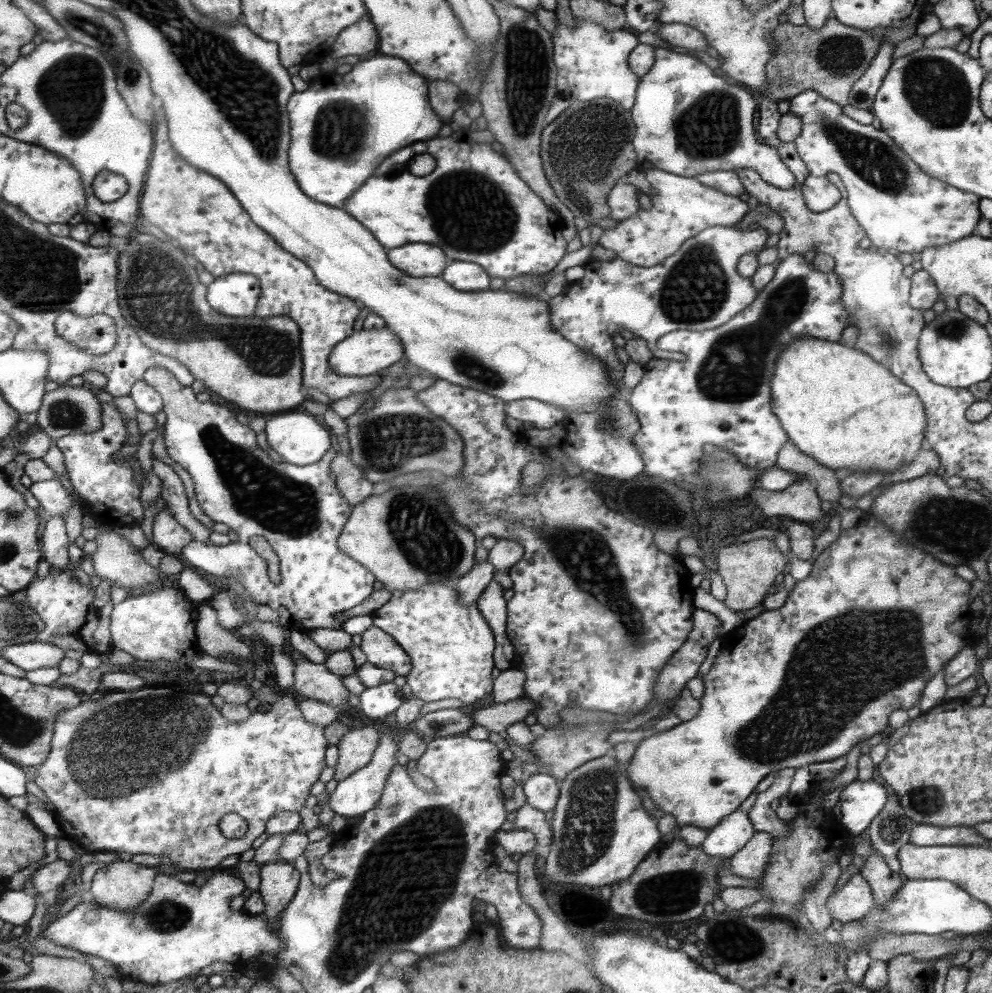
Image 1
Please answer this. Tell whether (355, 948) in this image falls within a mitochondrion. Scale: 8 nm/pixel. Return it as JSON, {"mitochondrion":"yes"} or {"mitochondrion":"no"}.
{"mitochondrion":"yes"}

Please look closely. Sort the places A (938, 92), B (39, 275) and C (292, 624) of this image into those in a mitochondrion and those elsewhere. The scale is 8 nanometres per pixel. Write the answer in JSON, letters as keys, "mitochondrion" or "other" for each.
{"A":"mitochondrion","B":"mitochondrion","C":"other"}

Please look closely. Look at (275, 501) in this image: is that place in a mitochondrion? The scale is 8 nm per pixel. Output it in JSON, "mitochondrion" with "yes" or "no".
{"mitochondrion":"yes"}

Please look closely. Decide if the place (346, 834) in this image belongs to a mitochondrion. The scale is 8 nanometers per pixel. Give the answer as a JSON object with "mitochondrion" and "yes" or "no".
{"mitochondrion":"no"}

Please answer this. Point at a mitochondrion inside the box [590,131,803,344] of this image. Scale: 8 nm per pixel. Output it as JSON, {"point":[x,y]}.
{"point":[696,288]}

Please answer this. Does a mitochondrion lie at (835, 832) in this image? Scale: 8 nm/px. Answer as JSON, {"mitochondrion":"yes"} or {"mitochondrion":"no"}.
{"mitochondrion":"no"}

